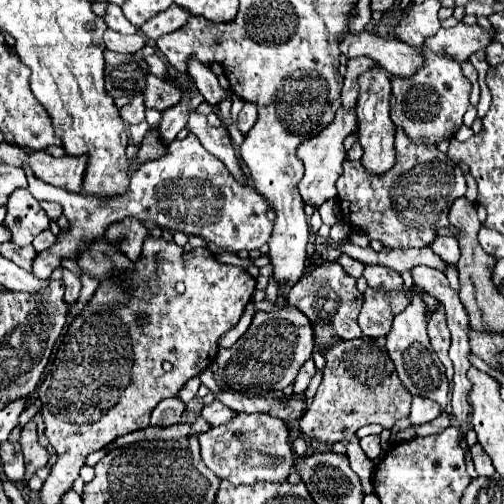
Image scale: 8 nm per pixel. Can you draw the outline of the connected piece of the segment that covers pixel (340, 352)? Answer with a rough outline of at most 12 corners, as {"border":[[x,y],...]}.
{"border":[[384,339],[338,341],[298,431],[348,445],[362,493],[374,463],[356,431],[410,415]]}

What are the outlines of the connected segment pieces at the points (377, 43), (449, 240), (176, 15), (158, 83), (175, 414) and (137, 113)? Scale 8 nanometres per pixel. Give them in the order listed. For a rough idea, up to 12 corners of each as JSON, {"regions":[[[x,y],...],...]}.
{"regions":[[[346,31],[346,57],[372,57],[392,75],[410,77],[418,53],[394,37]],[[440,237],[432,251],[446,263],[460,257],[454,237]],[[178,5],[150,17],[140,33],[156,41],[180,29],[188,15]],[[150,73],[144,105],[162,113],[182,99],[182,89]],[[176,397],[154,409],[150,425],[170,427],[180,421],[184,403]],[[142,95],[120,107],[120,117],[130,123],[144,121]]]}

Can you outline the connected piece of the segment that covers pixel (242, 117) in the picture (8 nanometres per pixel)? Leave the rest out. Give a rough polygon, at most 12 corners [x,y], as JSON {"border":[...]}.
{"border":[[244,103],[236,127],[246,135],[252,129],[258,111]]}

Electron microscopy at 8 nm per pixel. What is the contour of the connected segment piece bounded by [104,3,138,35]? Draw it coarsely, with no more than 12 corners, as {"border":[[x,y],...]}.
{"border":[[108,3],[106,25],[118,33],[134,35],[138,27],[130,25],[120,7]]}

